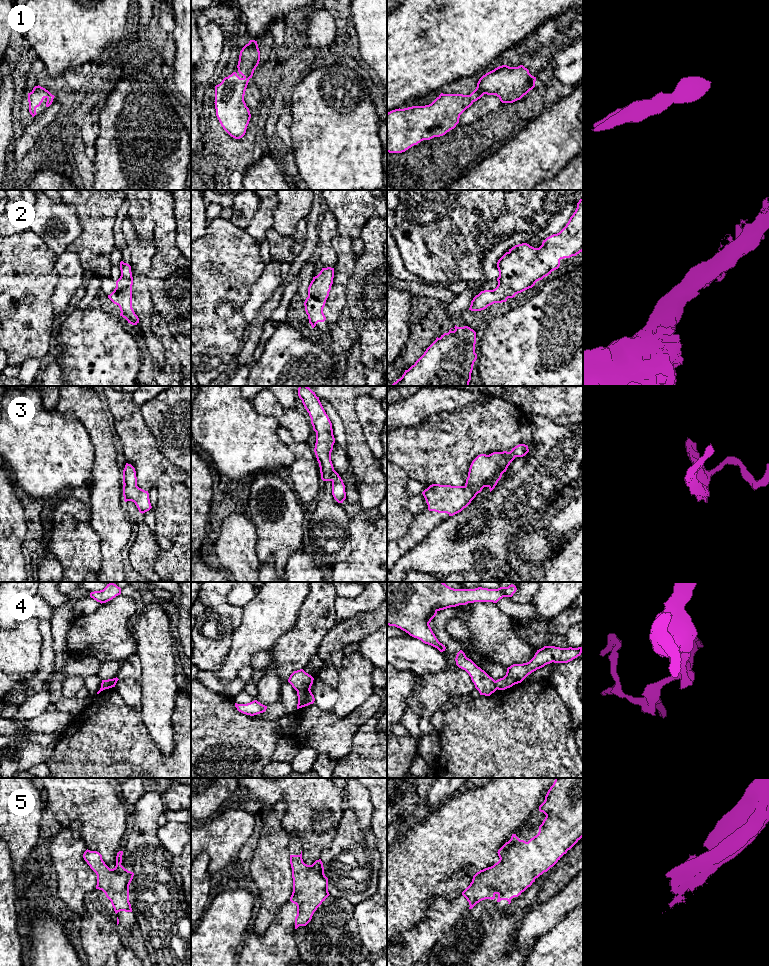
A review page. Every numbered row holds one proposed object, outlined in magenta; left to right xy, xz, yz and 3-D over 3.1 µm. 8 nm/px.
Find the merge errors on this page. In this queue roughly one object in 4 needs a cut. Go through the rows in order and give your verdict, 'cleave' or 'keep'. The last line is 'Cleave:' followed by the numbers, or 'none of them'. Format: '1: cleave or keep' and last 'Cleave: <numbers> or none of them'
1: keep
2: keep
3: keep
4: cleave
5: keep
Cleave: 4

